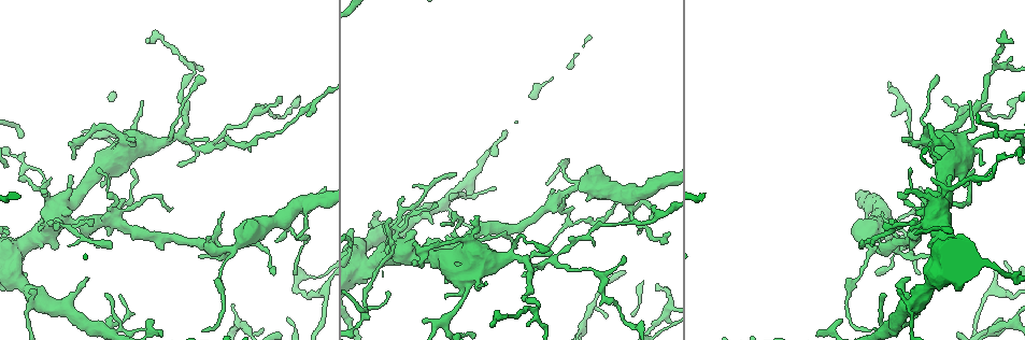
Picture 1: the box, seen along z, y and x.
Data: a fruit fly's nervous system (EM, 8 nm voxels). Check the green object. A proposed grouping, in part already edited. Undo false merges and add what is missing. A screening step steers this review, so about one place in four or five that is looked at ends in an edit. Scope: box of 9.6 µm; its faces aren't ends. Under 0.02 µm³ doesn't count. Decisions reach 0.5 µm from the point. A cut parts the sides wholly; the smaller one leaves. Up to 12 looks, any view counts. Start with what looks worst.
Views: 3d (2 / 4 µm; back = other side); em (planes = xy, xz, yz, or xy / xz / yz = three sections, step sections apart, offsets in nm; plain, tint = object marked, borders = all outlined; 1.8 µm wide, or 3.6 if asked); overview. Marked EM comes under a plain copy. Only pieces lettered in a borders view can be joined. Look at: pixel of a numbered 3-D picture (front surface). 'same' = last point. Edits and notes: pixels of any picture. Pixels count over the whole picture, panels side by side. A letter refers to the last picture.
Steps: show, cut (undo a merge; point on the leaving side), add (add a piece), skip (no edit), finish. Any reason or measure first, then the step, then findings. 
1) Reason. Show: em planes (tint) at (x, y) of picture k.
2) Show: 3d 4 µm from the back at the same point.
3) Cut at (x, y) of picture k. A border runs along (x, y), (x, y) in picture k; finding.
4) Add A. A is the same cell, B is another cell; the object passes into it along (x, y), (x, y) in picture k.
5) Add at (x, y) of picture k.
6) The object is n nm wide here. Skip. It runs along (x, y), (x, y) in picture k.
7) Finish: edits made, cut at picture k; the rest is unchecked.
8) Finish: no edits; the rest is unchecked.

Arms part here. Show: 3d 2 µm from the back at (627, 195) of picture 1.

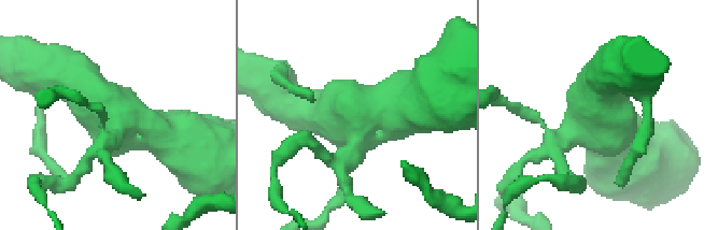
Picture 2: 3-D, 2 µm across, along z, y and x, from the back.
Show: em xy step 4 (tint) at (361, 123) of picture 2.

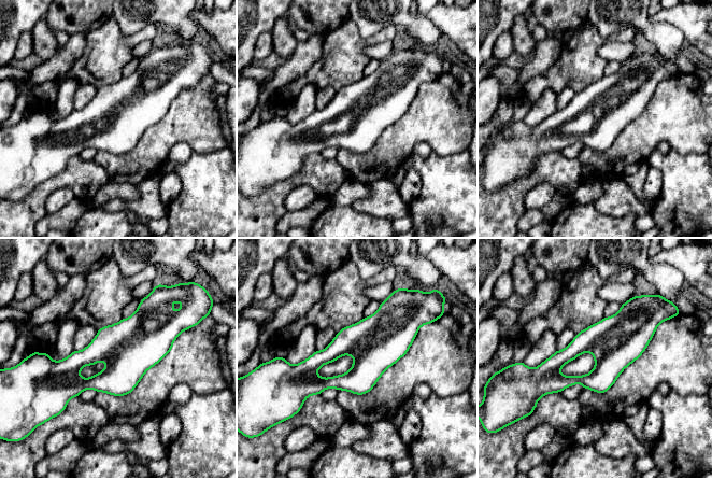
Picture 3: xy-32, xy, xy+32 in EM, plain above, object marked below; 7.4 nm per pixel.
Cut it another way. Show: em yz step 4 (borders) at the same point.

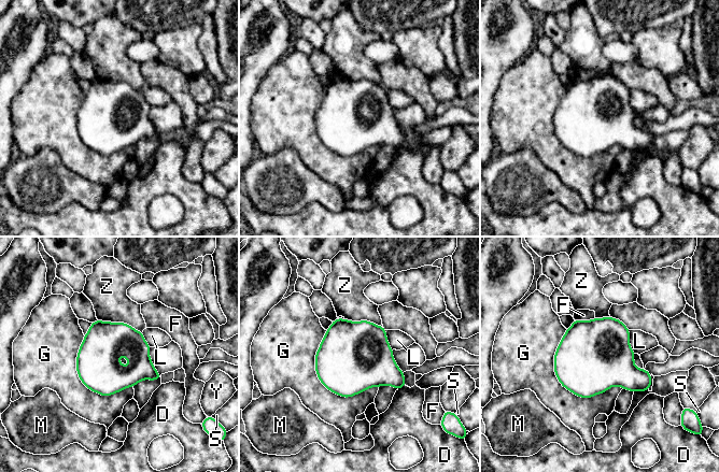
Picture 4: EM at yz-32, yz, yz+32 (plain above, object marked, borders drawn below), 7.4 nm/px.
Skip. D, F, G, L, M, S, Y and Z are other cells; a border runs along (565, 329), (622, 388) in picture 4; one cell here.

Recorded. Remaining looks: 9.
Calibre changes. Show: em planes (borders) at (907, 225) of picture 1.

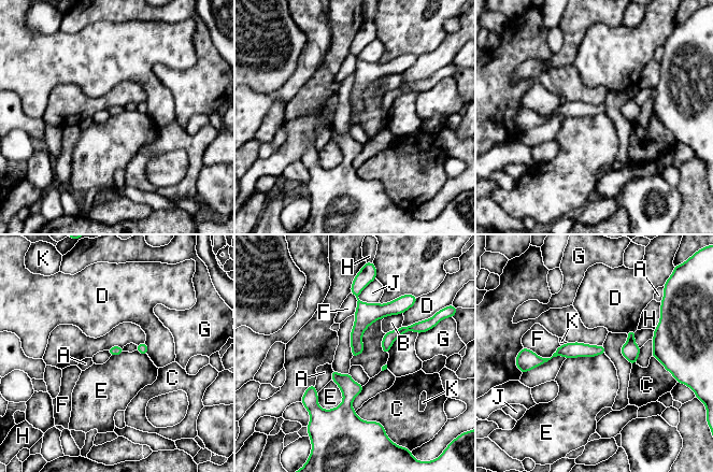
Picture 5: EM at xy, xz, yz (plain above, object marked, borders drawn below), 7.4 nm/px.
The object is 80 nm wide here. Skip. A, B, C, D, E, F, G, H, J and K are other cells; a border runs along (332, 380), (342, 401), (324, 410) in picture 5; all the same cell.

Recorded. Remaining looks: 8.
Free end. Show: 3d 2 µm from the back at (910, 279) of picture 1.

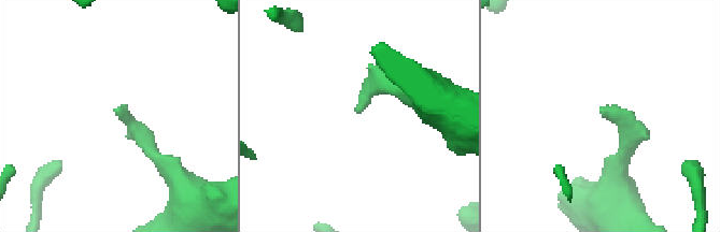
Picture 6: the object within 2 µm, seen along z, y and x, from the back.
Shape alone is not enough. Show: em xz step 16 (borders) at (120, 107) of picture 6.

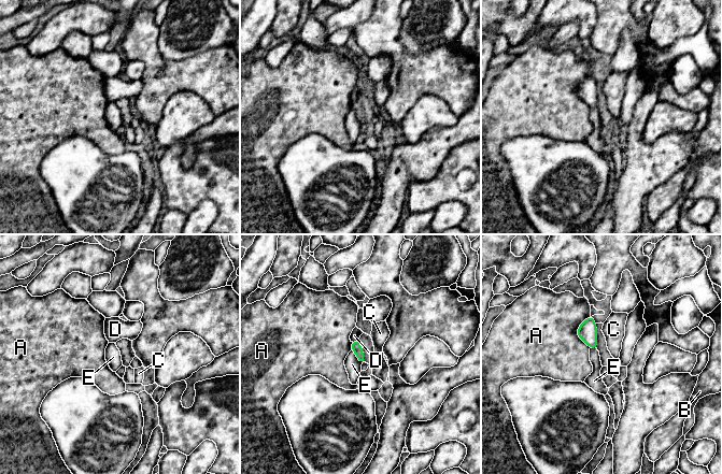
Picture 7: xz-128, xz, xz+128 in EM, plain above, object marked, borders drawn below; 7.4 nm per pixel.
Skip. A, B, C, D and E are other cells; a border runs along (351, 349), (362, 363) in picture 7; no lettered piece goes on from it.

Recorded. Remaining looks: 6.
Tapers out. Show: em yz step 16 (tint) at (1010, 59) of picture 1.

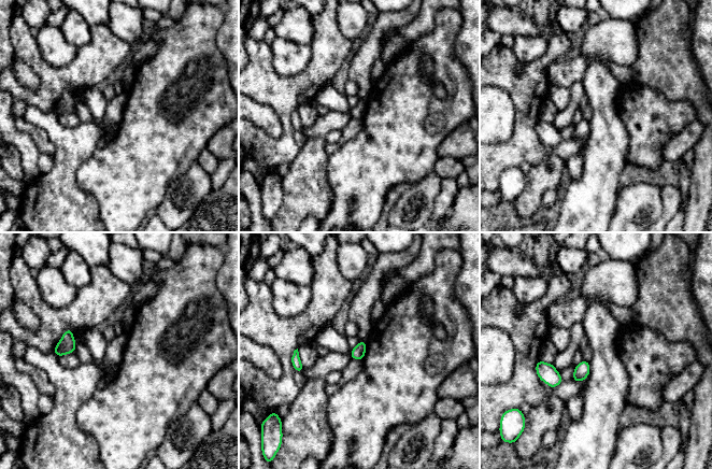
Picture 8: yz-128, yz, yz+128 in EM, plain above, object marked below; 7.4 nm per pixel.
Show: em planes (borders) at the same point.

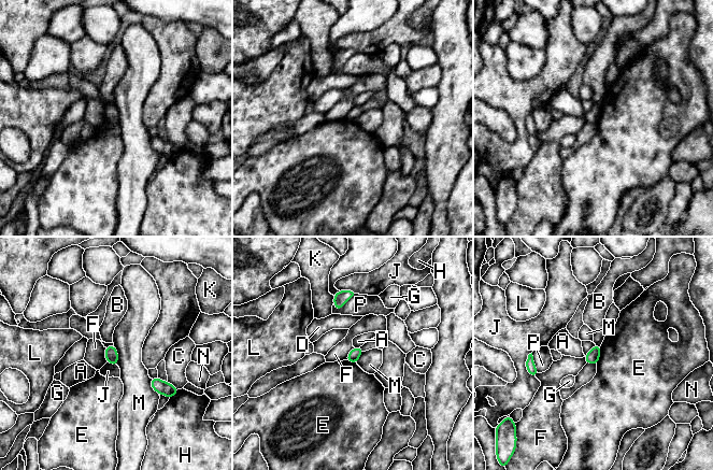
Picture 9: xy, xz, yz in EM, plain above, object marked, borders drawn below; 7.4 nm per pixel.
The longest contact is with P, 200 nm. Skip. A, B, C, D, E, F, G, H, J, K, L, M, N and P are other cells; a border runs along (113, 345), (117, 352), (117, 365) in picture 9; none of them fits.

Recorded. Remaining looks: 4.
Thin end. Show: 3d 2 µm at (204, 78) of picture 1.

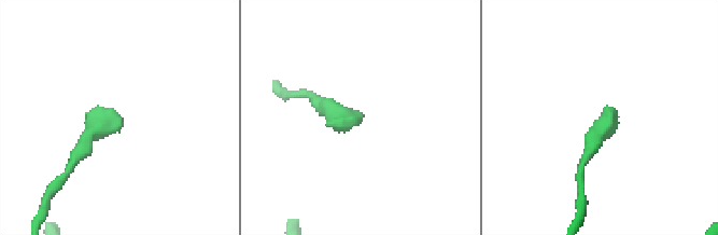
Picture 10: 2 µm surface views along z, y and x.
Show: em planes (borders) at (360, 122) of picture 10.

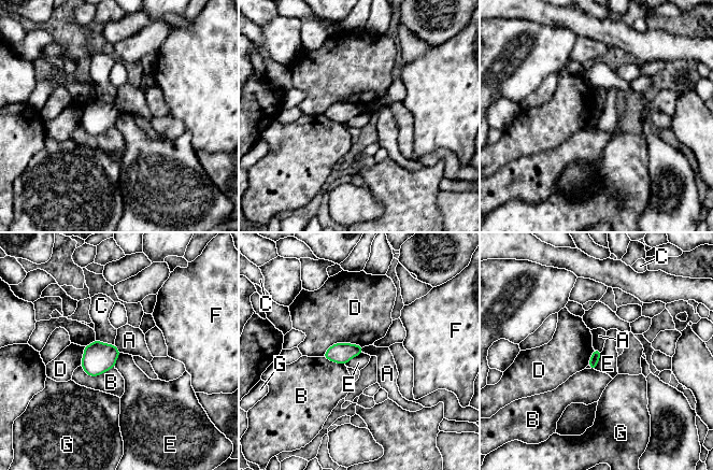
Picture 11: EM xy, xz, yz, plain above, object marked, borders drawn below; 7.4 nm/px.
The longest contact is with D, 320 nm. Skip. A, B, C, D, E, F and G are other cells; no lettered piece goes on from it.

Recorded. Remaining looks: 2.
Finish: no edits; the rest is unchecked.

